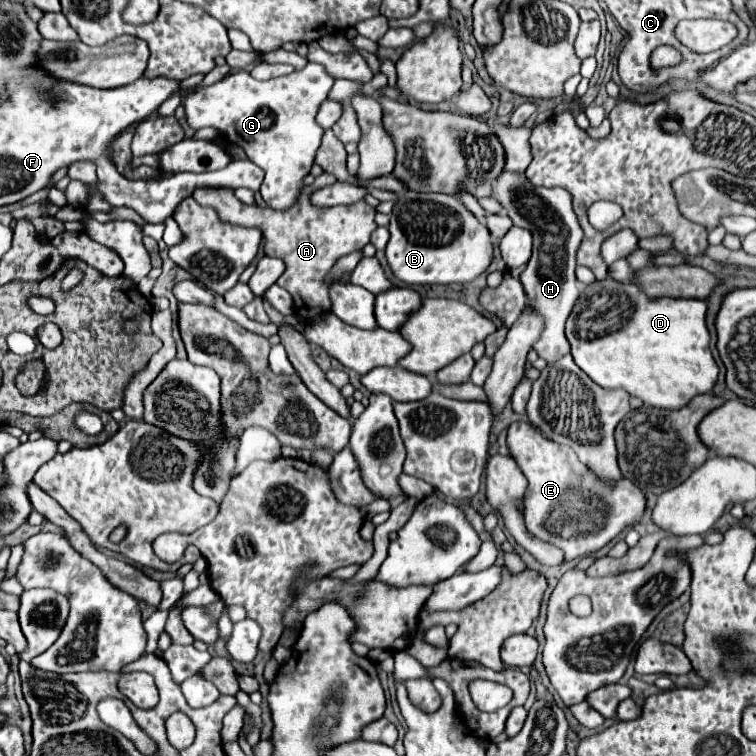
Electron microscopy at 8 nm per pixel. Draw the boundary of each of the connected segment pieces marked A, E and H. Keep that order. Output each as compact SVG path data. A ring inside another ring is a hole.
M321 173L313 185L307 185L307 191L303 191L303 199L299 199L299 205L287 211L275 211L269 207L263 209L259 205L245 205L233 195L233 191L199 189L193 199L201 205L213 207L219 213L219 219L225 223L233 223L241 227L257 227L263 233L265 255L281 257L287 265L283 275L277 279L277 285L291 293L297 315L301 319L309 319L331 309L331 301L327 293L329 285L325 285L323 279L329 273L329 269L335 265L335 261L343 255L363 249L369 243L371 233L377 229L377 223L373 219L375 209L369 207L365 201L345 207L343 205L317 207L311 203L311 195L315 191L329 187L335 181L337 181L335 175Z
M527 421L511 423L507 431L509 455L517 461L519 469L529 481L525 495L525 525L527 531L549 542L565 553L565 561L593 555L615 539L627 525L641 519L645 511L645 495L629 479L621 479L619 487L609 489L599 483L571 447L563 447L543 437ZM597 509L597 517L593 515Z
M503 171L499 179L495 179L495 197L505 207L505 213L513 219L515 225L525 227L533 233L535 245L533 255L519 275L521 285L527 293L527 305L545 319L545 329L535 343L535 351L547 363L559 361L565 353L569 353L569 341L565 337L565 321L577 301L577 279L575 279L575 251L581 243L583 231L577 223L577 217L571 207L571 195L563 189L545 189L533 187L527 177L511 175Z

